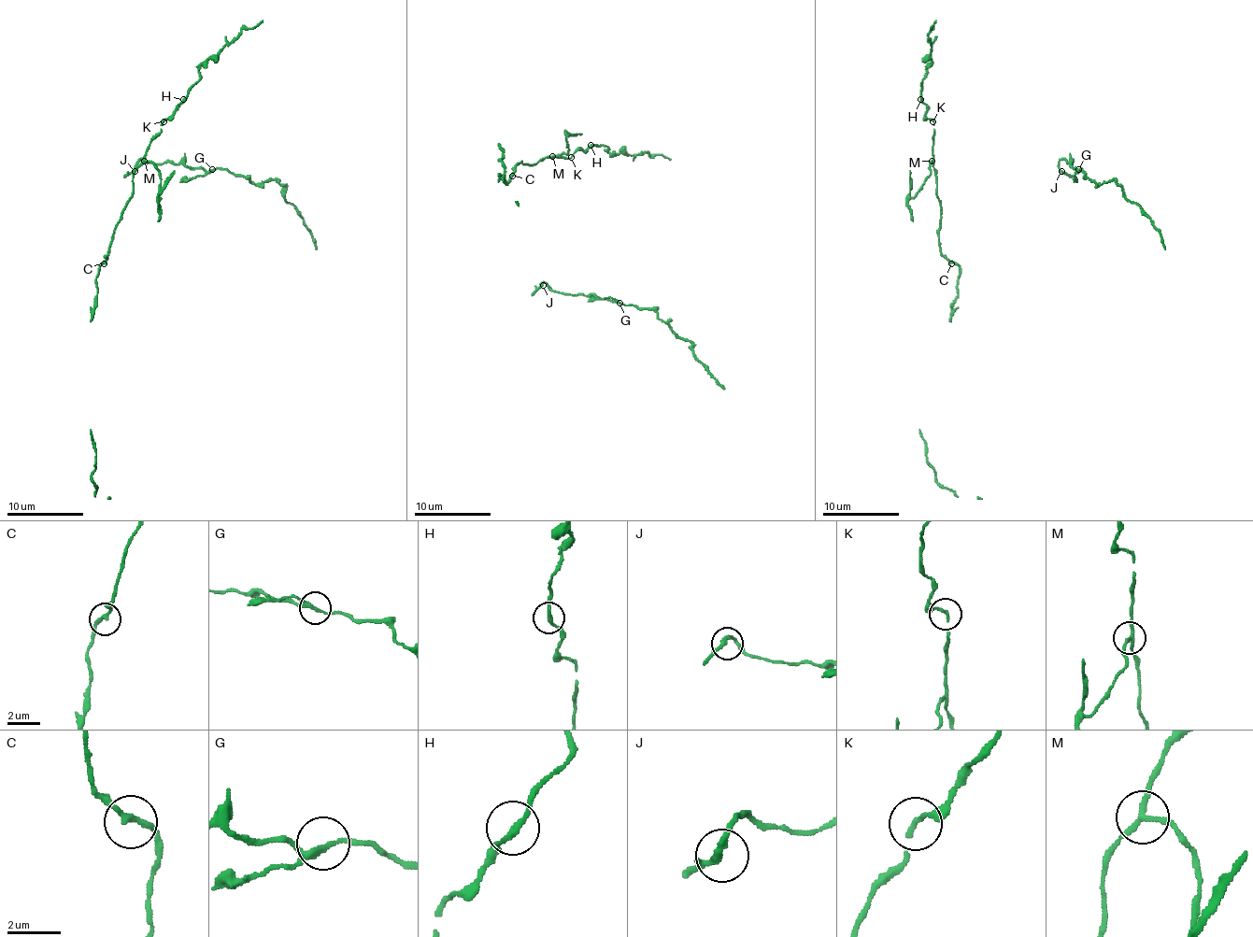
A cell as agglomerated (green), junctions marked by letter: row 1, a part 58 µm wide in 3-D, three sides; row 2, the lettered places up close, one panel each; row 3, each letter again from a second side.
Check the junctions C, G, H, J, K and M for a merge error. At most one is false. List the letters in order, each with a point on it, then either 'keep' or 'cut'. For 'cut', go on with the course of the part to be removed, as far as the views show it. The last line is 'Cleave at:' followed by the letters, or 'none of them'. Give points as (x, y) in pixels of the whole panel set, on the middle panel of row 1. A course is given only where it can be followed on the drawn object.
C: place (512, 176); keep
G: place (619, 303); keep
H: place (590, 145); keep
J: place (543, 285); keep
K: place (571, 157); keep
M: place (552, 156); cut; course (552, 156), (568, 152), (566, 135), (581, 134)
Cleave at: M

